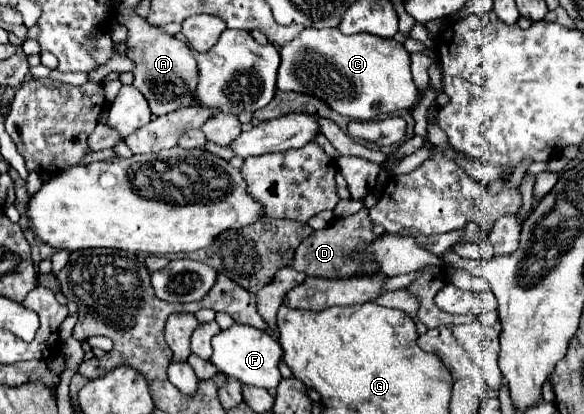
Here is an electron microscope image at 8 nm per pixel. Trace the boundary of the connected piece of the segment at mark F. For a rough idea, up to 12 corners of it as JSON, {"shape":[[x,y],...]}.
{"shape":[[233,323],[211,339],[211,363],[245,385],[275,389],[283,349]]}

